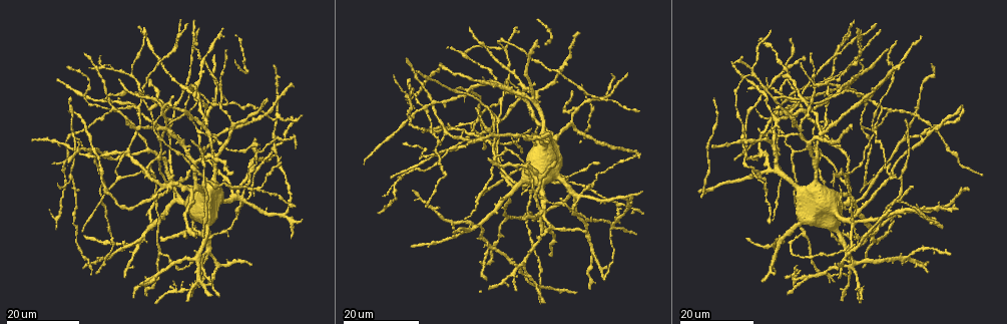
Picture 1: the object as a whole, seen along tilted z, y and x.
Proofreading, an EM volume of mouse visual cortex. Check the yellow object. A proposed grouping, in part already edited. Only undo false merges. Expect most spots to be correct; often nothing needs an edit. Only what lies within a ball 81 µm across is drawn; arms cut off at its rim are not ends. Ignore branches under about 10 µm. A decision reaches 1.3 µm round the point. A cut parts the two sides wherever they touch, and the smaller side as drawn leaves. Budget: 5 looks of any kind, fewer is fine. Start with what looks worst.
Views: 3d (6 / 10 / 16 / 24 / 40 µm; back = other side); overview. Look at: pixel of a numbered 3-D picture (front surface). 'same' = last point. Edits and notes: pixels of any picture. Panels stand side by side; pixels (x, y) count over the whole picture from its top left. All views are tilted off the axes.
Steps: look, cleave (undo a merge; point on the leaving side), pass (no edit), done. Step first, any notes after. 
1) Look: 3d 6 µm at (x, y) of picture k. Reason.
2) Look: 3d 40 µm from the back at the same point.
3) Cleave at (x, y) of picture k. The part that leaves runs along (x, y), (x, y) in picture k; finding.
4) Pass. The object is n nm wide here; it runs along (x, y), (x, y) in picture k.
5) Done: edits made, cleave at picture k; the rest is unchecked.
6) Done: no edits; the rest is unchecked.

Look: 3d 16 µm at (573, 210) of picture 1. Side arm on a straight run.

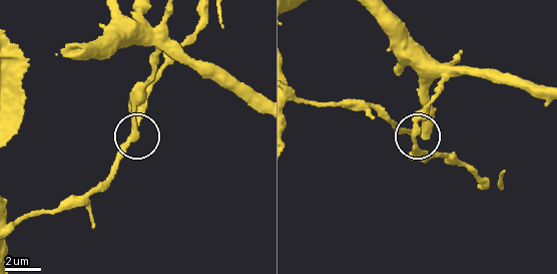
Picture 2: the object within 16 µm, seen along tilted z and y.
Look: 3d 6 µm at (413, 138) of picture 2. Zoom in.

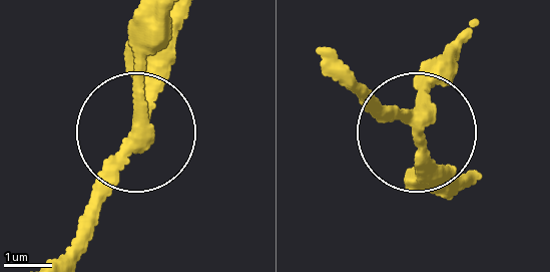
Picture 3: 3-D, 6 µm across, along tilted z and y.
Pass. 3 arms meet here; one neuron here.

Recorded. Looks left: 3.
Look: 3d 24 µm at (448, 149) of picture 1.

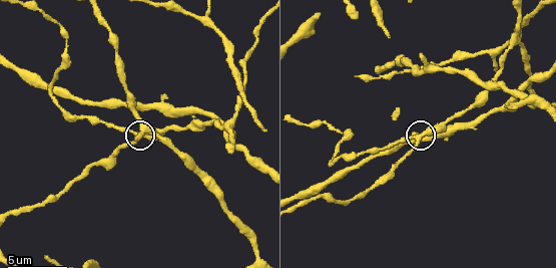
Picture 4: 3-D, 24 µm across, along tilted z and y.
Look: 3d 6 µm at (418, 137) of picture 4.

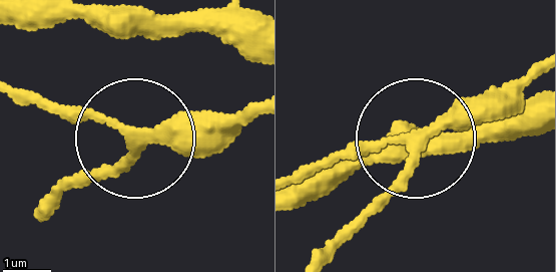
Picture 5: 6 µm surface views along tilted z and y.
Pass. It runs along (252, 109), (135, 131), (21, 108) in picture 5; continuous, no second neuron.

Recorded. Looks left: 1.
Look: 3d 10 µm at (352, 11) of picture 4. Side arm on a straight run.

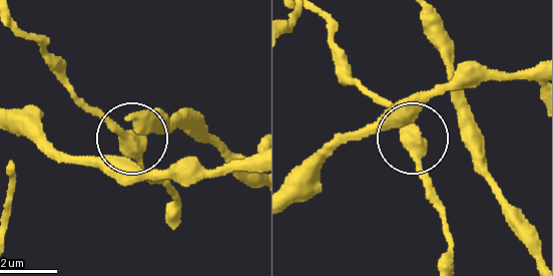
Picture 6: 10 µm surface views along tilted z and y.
Pass. The side arm is 51 µm long; it runs along (535, 67), (448, 82), (405, 120), (425, 193) in picture 6; one neuron here.

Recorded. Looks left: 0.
Done: no edits; the rest is unchecked.

